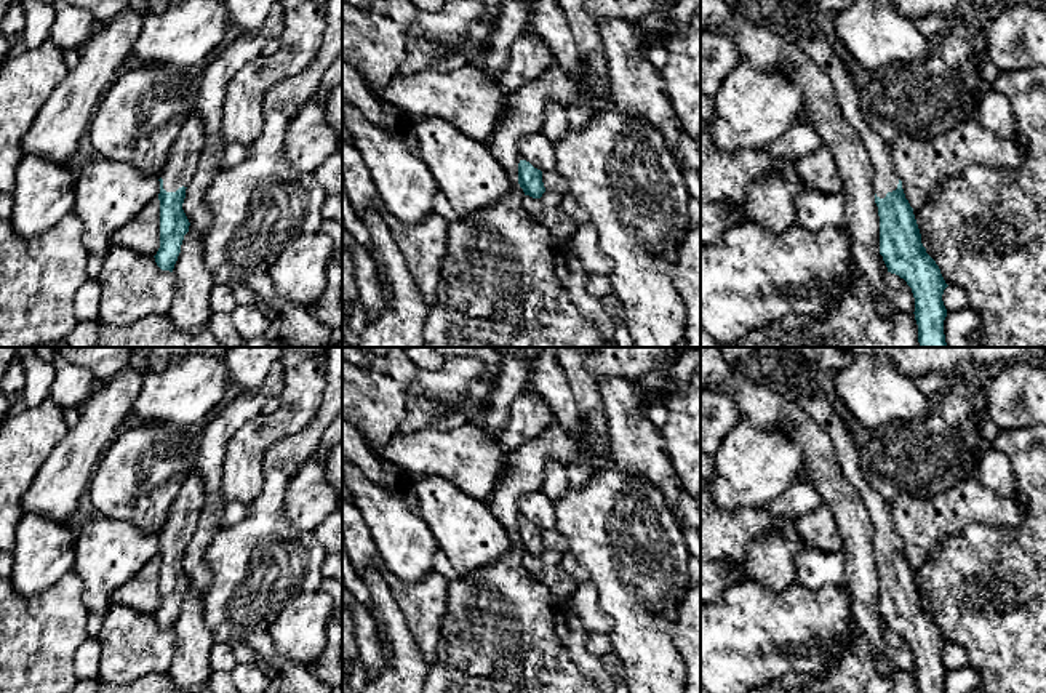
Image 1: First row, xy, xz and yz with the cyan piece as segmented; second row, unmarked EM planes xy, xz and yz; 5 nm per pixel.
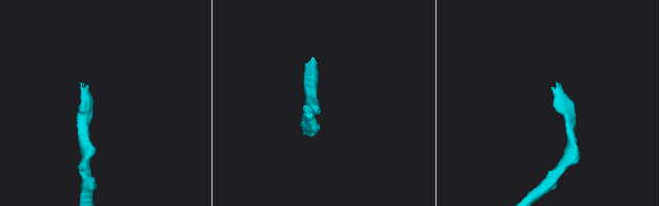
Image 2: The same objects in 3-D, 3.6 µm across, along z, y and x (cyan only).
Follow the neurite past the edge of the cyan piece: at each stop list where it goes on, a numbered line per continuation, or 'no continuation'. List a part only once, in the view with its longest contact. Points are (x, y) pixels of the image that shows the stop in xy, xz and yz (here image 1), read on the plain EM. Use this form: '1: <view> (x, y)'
1: xy (179, 525)

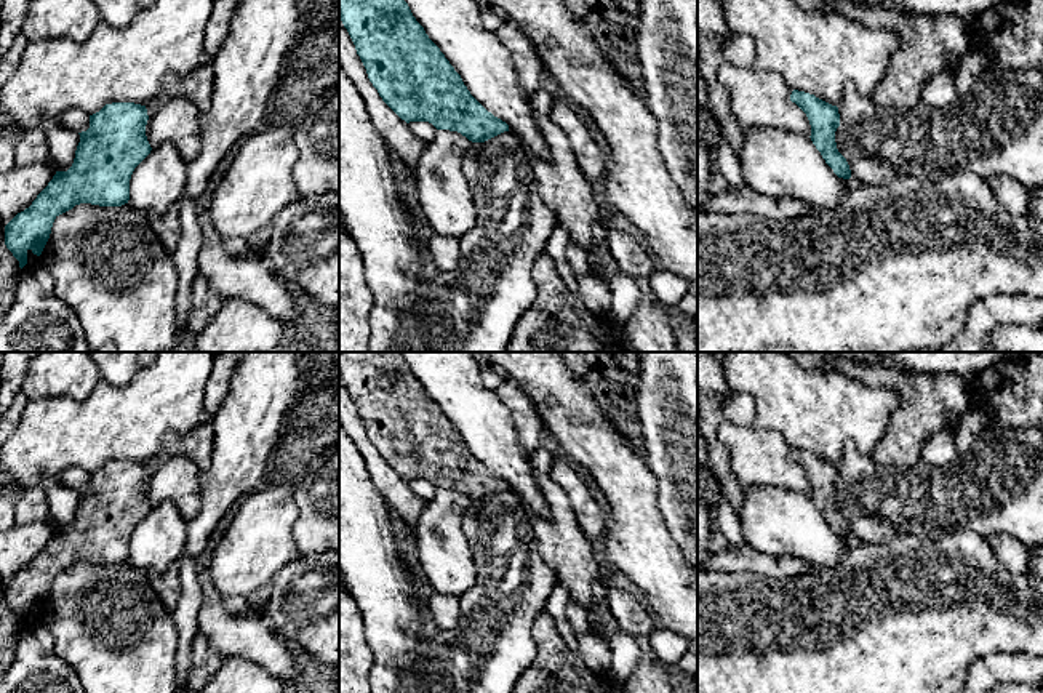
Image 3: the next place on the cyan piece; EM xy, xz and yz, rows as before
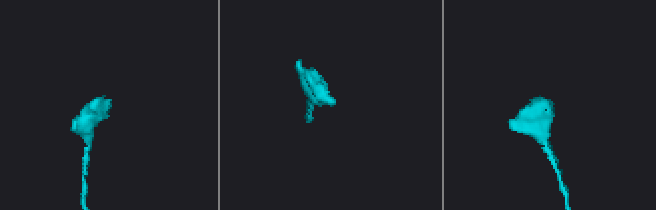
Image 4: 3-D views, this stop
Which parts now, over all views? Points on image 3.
no continuation

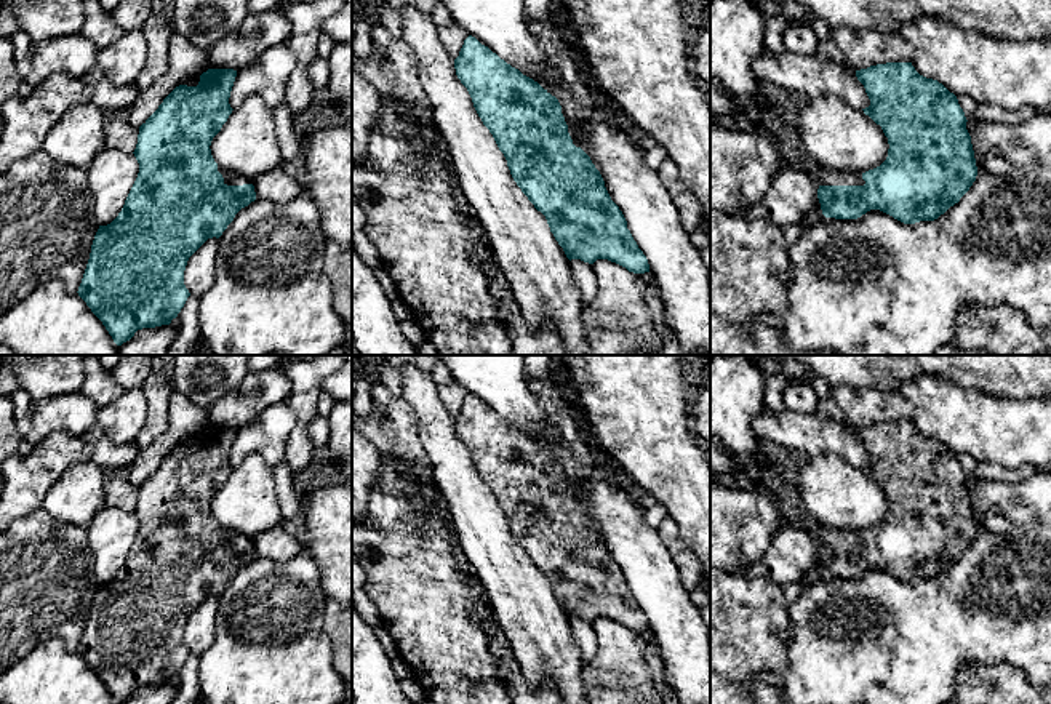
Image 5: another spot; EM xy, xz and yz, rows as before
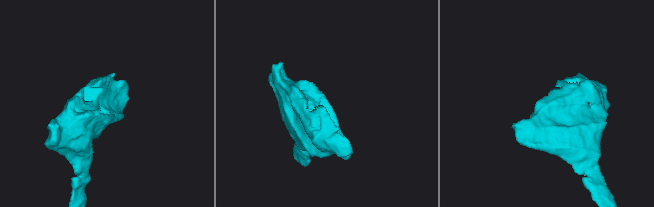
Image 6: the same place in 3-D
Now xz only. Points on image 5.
1: xz (575, 455)

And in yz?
1: yz (824, 535)

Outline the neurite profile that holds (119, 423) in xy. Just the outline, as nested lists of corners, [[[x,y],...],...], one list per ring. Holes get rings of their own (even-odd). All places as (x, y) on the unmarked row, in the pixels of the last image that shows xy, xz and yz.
[[[142,387],[123,390],[114,403],[98,408],[93,427],[83,437],[88,442],[134,443],[146,418],[147,398]]]

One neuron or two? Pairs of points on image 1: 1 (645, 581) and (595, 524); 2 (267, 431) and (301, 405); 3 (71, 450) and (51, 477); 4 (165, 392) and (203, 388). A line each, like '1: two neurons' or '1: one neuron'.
1: one neuron
2: one neuron
3: one neuron
4: one neuron

